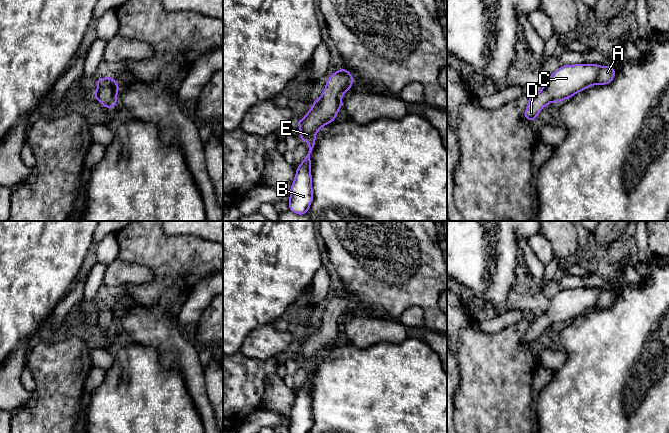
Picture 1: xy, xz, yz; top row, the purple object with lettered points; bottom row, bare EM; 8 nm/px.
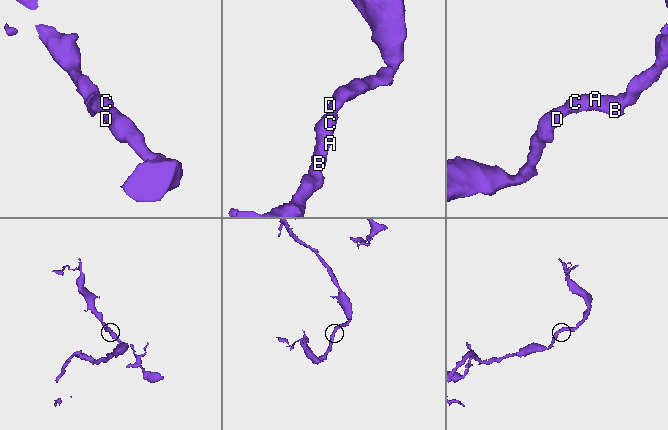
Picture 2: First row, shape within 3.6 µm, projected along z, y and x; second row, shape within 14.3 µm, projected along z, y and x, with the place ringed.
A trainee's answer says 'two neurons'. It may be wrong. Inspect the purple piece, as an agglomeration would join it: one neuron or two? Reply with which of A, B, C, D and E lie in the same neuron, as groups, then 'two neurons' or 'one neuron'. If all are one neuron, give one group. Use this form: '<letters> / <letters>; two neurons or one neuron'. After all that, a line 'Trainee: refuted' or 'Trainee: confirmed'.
A B C D E; one neuron
Trainee: refuted

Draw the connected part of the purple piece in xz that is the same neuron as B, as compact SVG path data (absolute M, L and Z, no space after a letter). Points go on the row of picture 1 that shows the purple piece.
M343 68L335 71L329 78L327 78L325 88L321 96L317 100L313 100L311 109L301 120L296 121L300 129L301 141L309 144L307 155L296 168L296 174L290 188L290 197L288 201L289 210L297 215L306 214L314 199L310 155L315 147L316 134L322 127L336 120L336 116L342 108L342 96L353 86L353 83L353 76L347 69Z

